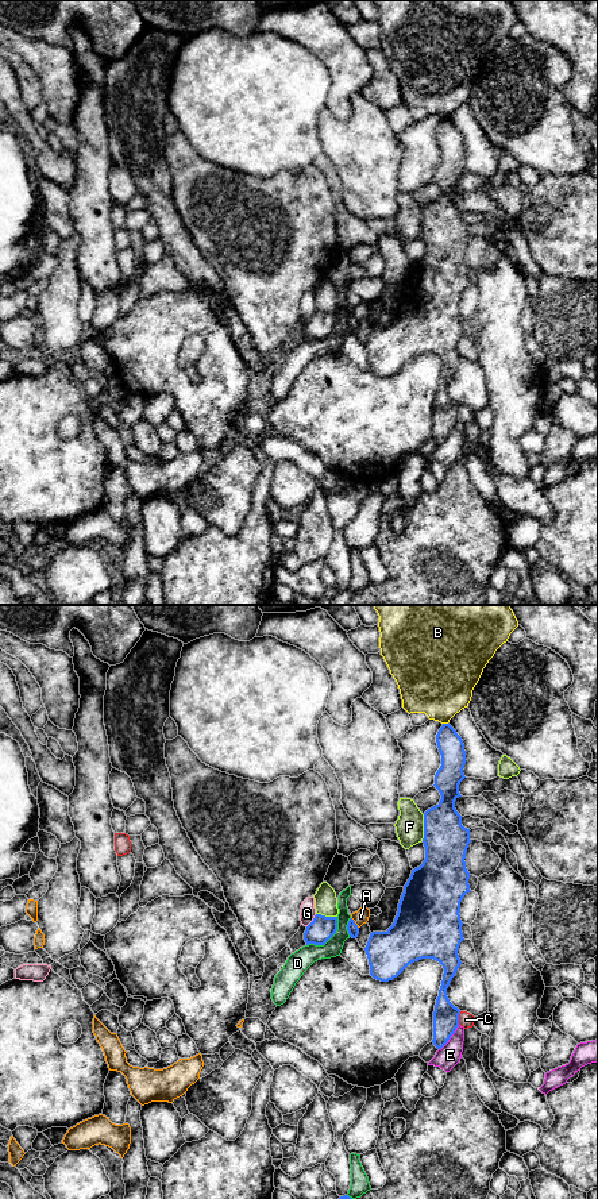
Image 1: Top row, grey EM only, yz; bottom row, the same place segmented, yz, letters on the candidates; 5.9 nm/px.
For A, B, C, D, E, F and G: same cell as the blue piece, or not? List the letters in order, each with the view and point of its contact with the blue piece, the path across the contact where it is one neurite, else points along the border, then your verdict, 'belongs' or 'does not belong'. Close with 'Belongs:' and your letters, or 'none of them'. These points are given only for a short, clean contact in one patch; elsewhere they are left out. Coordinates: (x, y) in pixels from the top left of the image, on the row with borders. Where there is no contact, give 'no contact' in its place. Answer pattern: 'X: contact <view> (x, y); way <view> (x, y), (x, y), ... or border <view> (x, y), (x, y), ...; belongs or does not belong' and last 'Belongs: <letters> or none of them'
A: contact yz (354, 922); border yz (351, 917), (358, 928); does not belong
B: contact yz (446, 724); does not belong
C: contact yz (458, 1018); does not belong
D: contact yz (328, 939); border yz (338, 917), (338, 929), (323, 944), (307, 945); does not belong
E: contact yz (450, 1037); does not belong
F: contact yz (424, 828); does not belong
G: contact yz (312, 921); border yz (316, 914), (307, 926); does not belong
Belongs: none of them

